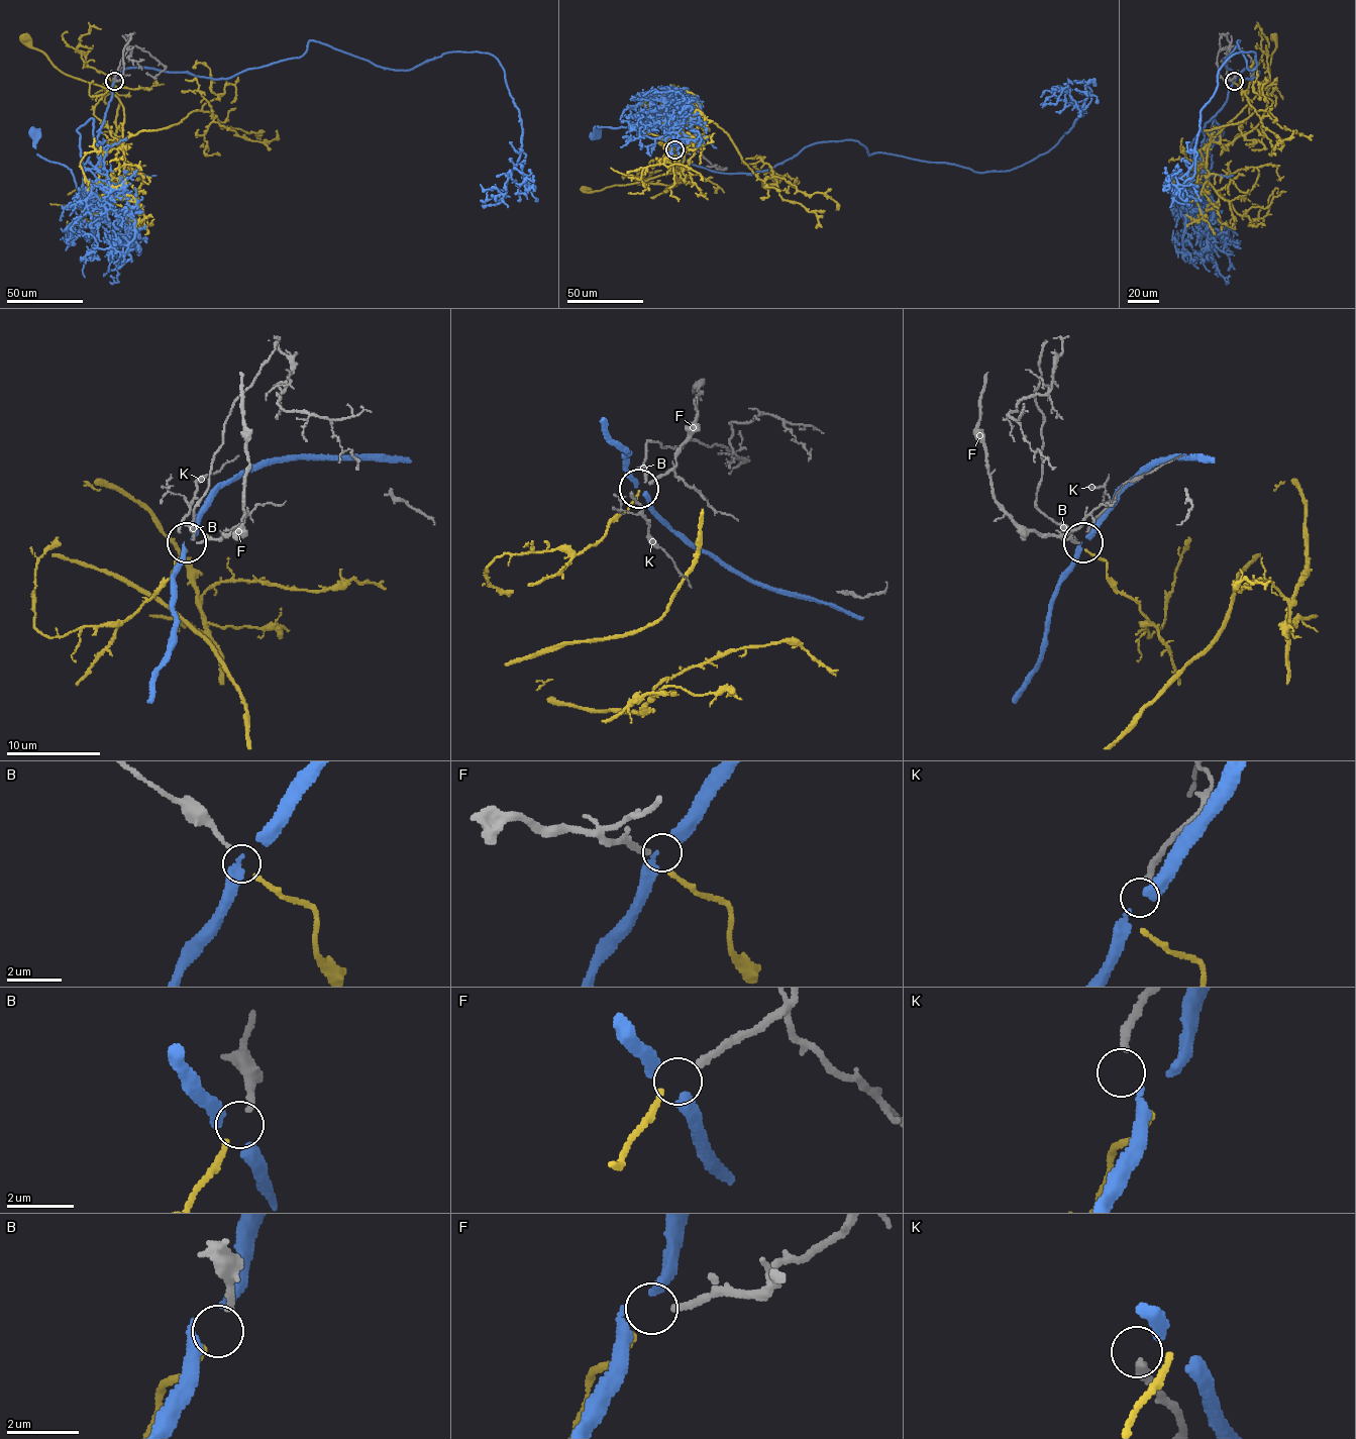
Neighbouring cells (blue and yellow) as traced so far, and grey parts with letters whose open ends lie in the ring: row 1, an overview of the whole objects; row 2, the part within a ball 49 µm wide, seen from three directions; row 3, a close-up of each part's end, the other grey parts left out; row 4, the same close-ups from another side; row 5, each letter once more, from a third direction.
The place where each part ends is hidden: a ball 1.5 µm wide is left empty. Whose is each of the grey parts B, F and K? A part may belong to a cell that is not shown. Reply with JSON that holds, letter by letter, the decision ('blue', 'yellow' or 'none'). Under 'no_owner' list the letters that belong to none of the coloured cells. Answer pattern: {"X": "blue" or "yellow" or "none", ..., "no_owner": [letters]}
{"B": "yellow", "F": "none", "K": "none", "no_owner": ["F", "K"]}

